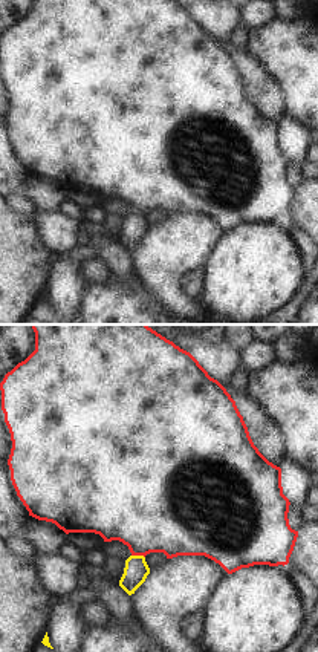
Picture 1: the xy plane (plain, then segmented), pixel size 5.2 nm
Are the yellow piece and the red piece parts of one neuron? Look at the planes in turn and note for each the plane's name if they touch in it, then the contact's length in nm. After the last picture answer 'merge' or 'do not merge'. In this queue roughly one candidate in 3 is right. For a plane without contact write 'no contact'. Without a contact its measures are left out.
contact in xy; length 70 nm

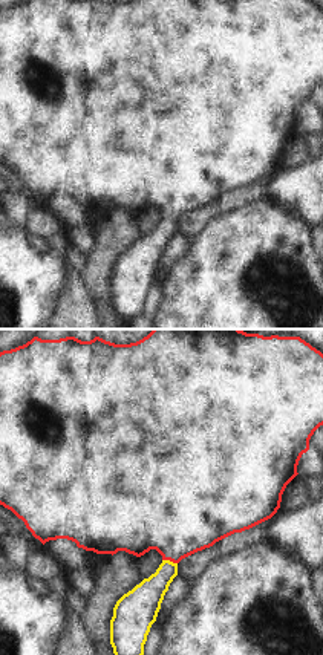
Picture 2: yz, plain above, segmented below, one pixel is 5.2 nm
contact in yz; length 80 nm

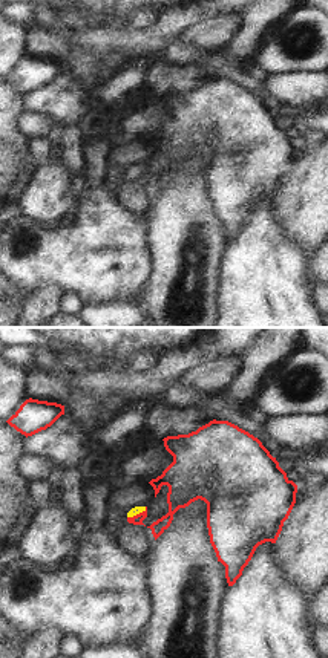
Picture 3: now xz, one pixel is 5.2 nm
contact in xz; length 120 nm

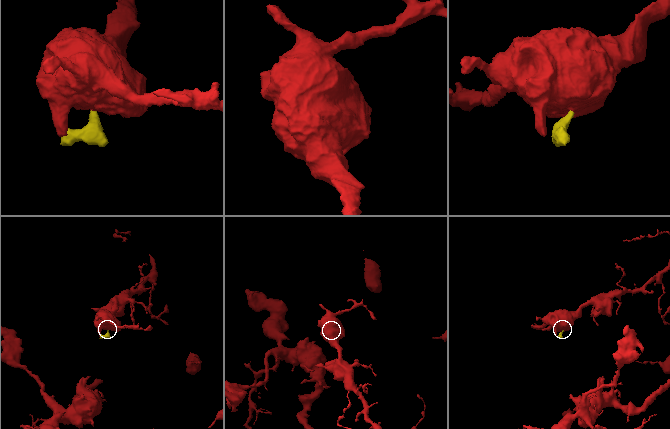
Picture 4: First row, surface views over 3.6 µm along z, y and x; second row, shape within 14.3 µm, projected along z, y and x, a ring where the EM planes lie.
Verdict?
merge

